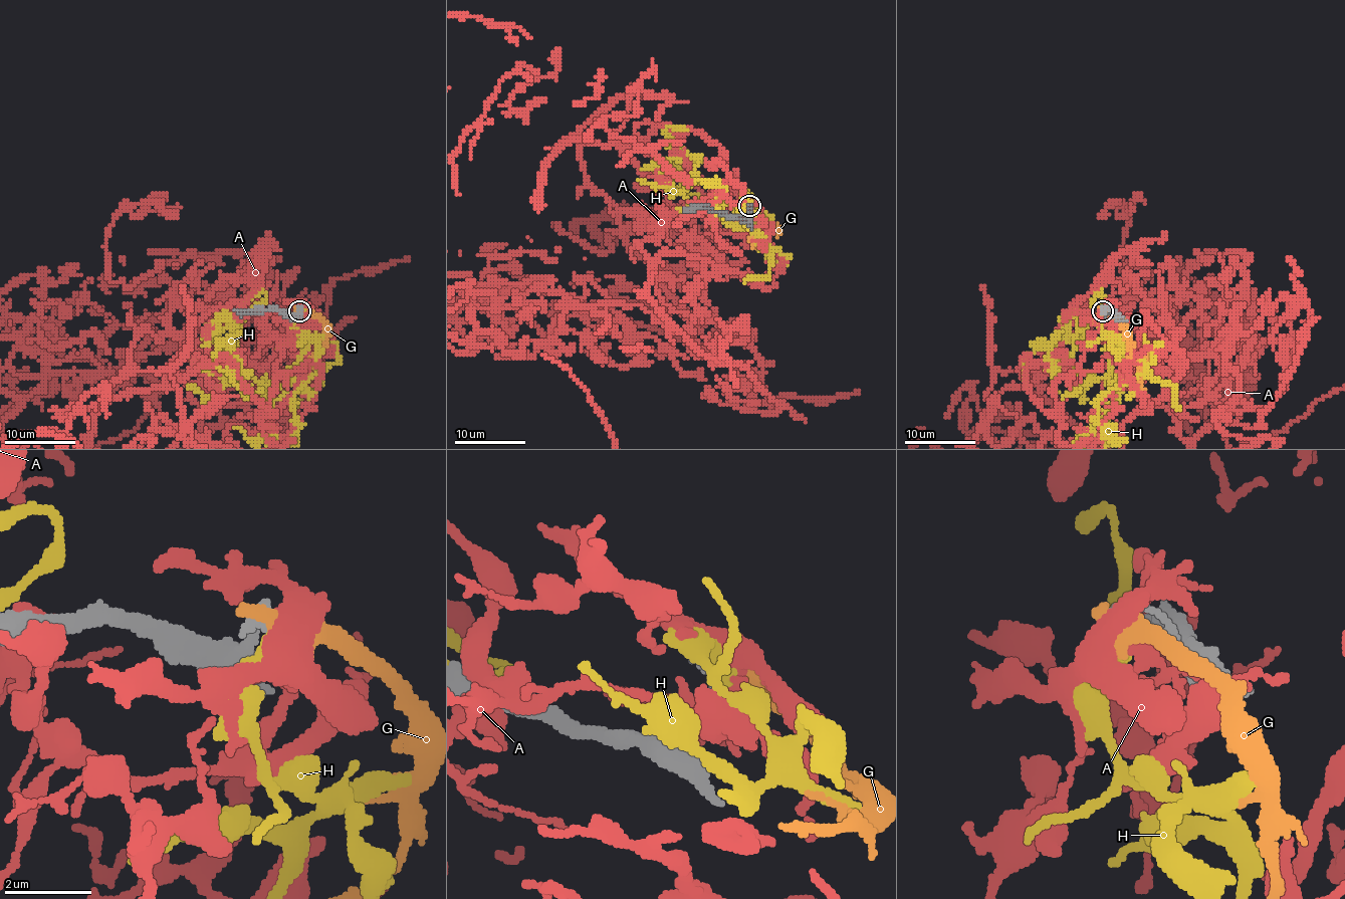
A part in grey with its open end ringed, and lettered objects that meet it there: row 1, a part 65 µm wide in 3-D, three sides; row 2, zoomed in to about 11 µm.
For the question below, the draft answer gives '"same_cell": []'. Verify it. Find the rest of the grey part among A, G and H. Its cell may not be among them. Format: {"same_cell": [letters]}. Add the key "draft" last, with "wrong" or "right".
{"same_cell": [], "draft": "right"}

